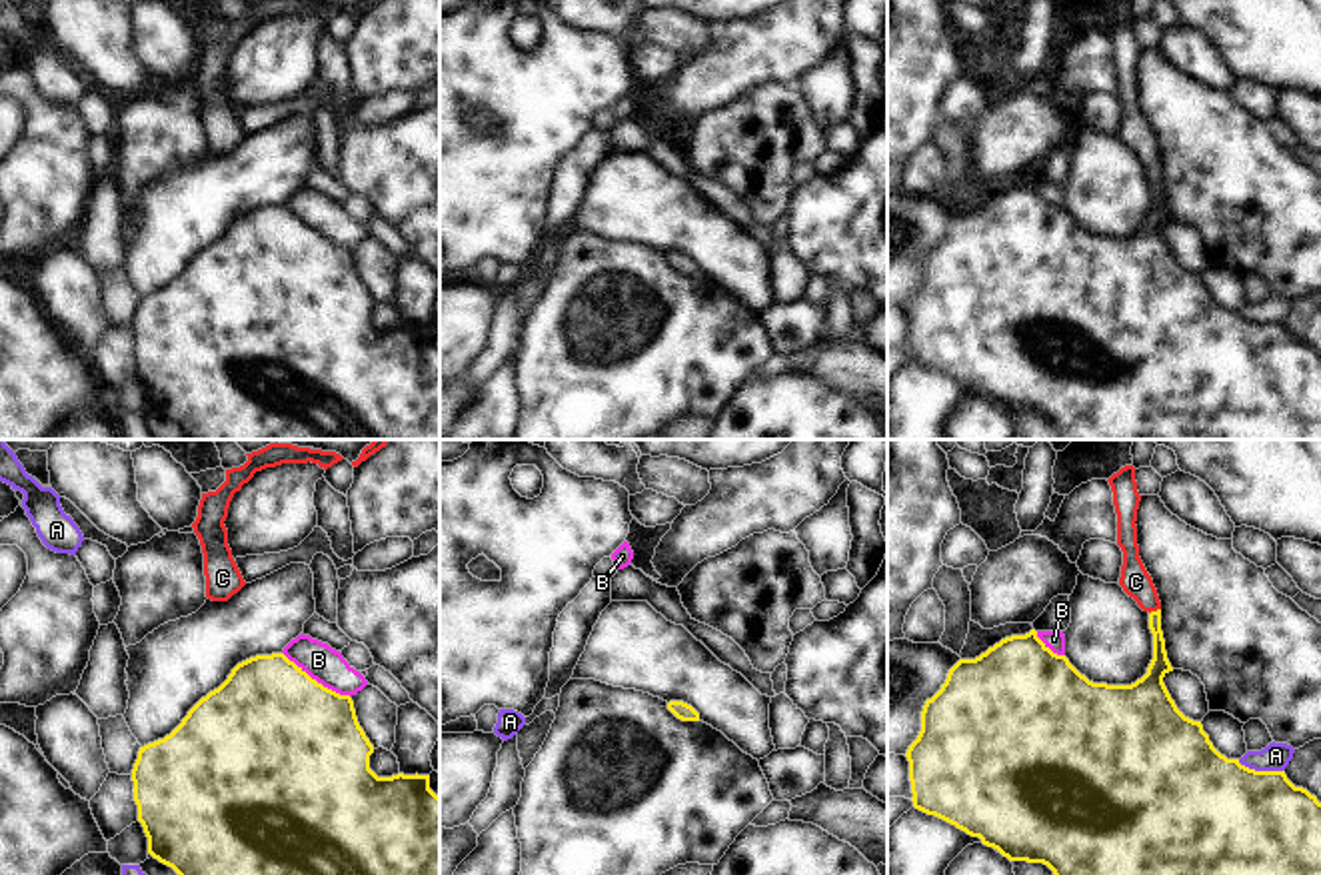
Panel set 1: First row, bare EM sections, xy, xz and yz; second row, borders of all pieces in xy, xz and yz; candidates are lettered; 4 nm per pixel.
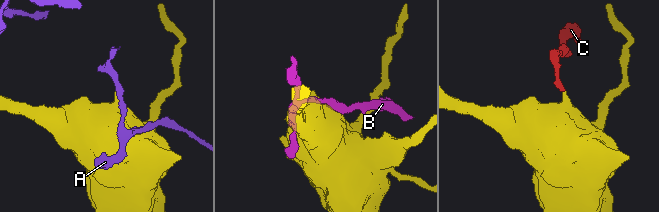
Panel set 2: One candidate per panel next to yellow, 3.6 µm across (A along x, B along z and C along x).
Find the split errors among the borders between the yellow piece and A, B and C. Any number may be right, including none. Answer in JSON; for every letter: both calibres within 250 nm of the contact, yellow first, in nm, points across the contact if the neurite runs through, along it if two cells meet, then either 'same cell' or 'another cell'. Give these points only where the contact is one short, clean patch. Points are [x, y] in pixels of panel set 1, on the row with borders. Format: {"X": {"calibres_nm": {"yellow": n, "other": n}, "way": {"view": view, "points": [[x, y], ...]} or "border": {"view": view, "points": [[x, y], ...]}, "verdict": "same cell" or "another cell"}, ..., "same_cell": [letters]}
{"A": {"calibres_nm": {"yellow": 460, "other": 110}, "verdict": "another cell"}, "B": {"calibres_nm": {"yellow": 500, "other": 150}, "verdict": "another cell"}, "C": {"calibres_nm": {"yellow": 80, "other": 120}, "way": {"view": "yz", "points": [[1160, 664], [1154, 612], [1136, 582]]}, "verdict": "same cell"}, "same_cell": ["C"]}

